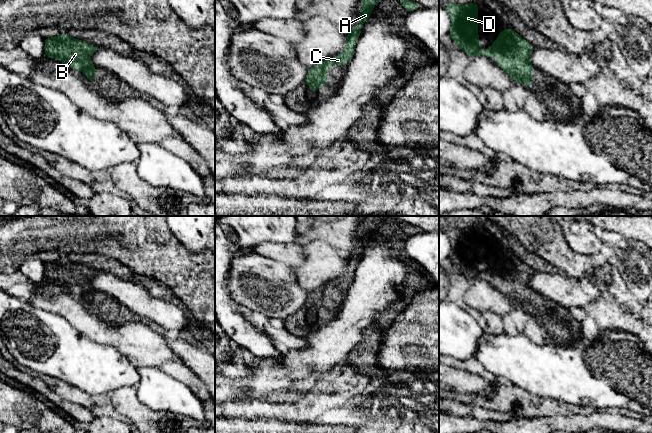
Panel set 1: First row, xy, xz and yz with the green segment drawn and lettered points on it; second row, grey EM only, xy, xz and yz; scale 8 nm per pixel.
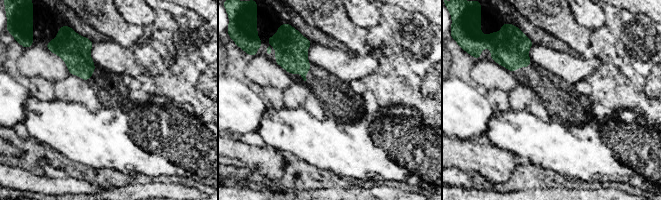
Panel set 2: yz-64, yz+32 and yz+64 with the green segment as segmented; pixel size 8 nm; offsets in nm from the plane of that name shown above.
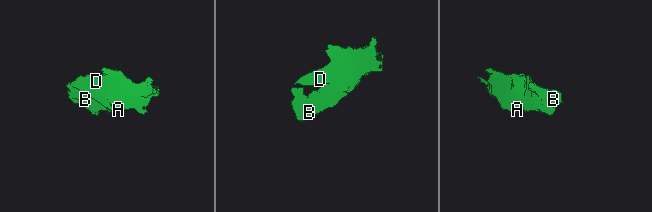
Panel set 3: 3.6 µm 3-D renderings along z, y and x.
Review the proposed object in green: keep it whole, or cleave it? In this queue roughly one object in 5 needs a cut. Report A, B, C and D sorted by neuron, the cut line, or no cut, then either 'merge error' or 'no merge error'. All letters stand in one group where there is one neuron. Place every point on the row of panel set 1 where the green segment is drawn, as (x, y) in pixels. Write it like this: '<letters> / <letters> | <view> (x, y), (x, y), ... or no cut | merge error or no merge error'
A B C D | no cut | no merge error

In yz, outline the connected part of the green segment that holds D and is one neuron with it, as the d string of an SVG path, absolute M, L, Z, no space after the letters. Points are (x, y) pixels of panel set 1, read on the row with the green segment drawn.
M445 2L446 10L450 16L451 29L449 35L460 49L462 49L470 58L478 56L480 53L492 59L494 53L498 53L498 60L495 62L502 67L512 78L514 82L521 82L531 88L532 78L534 77L533 65L530 61L530 55L535 47L525 41L518 33L511 28L505 28L496 39L495 43L490 44L490 50L484 51L479 47L480 40L478 37L478 5L472 2L468 5Z

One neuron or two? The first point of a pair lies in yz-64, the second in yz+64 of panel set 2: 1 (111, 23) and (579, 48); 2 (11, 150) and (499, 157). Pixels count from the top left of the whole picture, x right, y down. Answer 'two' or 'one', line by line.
1: one
2: one

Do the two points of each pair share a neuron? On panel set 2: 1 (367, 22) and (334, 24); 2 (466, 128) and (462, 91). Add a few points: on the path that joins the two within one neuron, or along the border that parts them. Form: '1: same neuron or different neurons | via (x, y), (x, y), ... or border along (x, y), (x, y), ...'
1: different neurons | border along (344, 10), (355, 24), (367, 30)
2: same neuron | via (464, 119), (462, 100)

